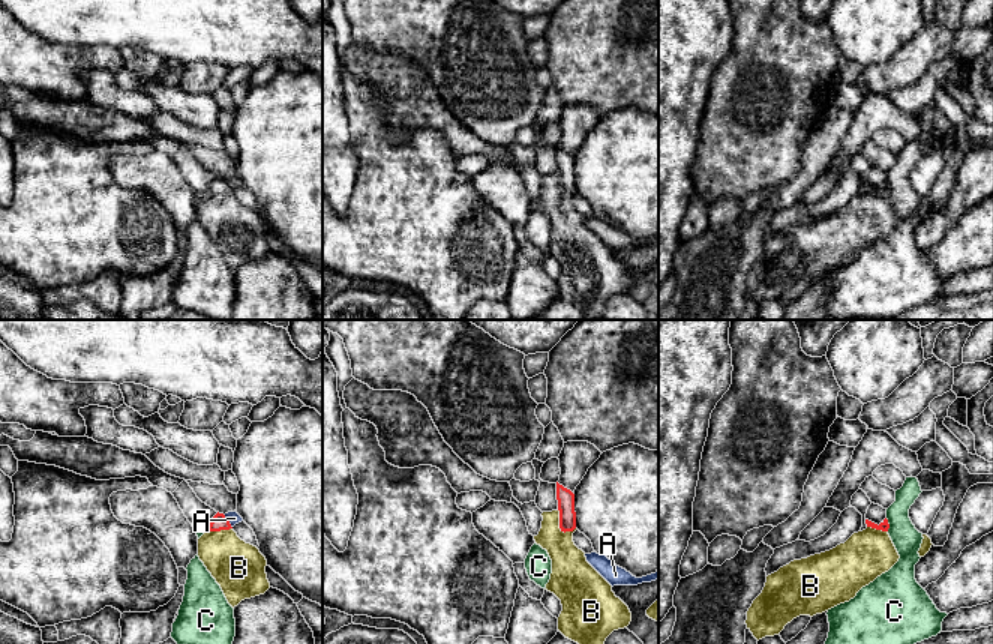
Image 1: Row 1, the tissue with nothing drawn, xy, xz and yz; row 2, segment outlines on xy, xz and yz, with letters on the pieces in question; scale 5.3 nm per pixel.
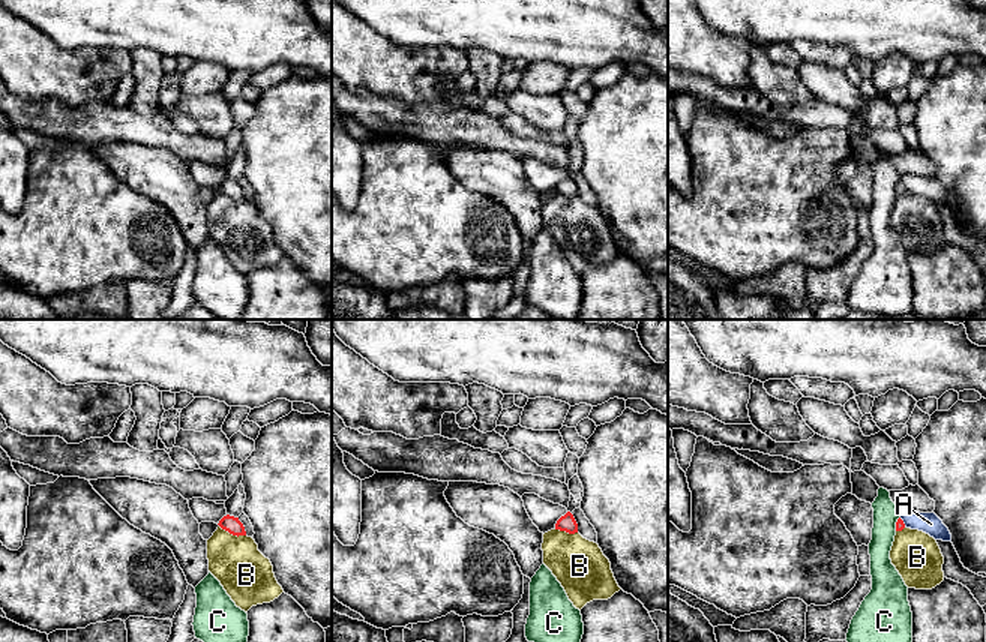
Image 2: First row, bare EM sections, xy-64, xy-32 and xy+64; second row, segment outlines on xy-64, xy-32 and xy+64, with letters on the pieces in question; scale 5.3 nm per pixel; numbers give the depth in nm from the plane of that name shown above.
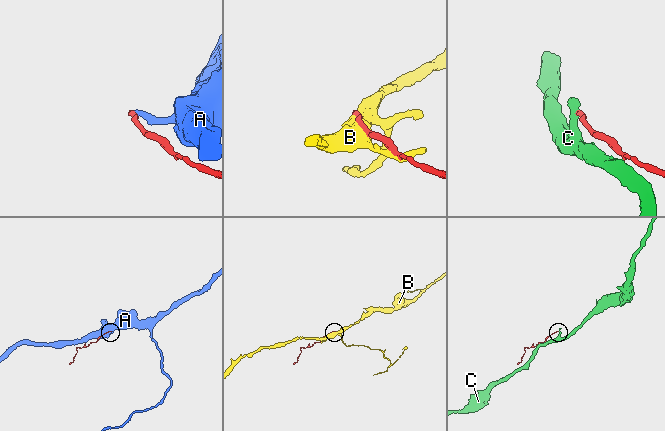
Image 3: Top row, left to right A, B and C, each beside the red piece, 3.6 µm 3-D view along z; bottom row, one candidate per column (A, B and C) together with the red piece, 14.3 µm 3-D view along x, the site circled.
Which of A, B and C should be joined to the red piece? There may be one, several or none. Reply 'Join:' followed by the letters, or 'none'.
Join: none

